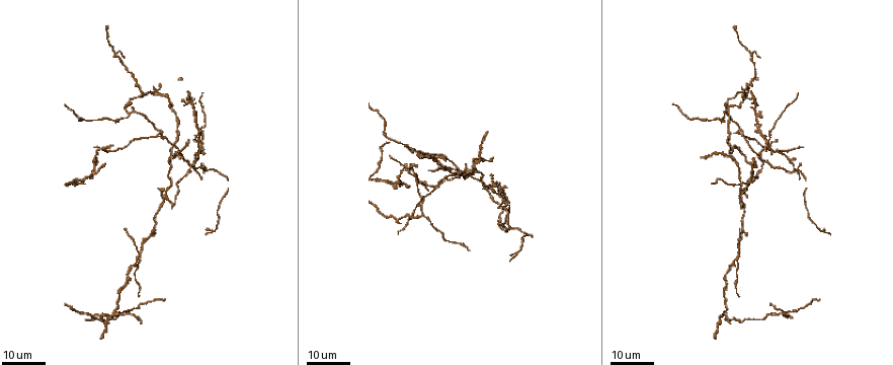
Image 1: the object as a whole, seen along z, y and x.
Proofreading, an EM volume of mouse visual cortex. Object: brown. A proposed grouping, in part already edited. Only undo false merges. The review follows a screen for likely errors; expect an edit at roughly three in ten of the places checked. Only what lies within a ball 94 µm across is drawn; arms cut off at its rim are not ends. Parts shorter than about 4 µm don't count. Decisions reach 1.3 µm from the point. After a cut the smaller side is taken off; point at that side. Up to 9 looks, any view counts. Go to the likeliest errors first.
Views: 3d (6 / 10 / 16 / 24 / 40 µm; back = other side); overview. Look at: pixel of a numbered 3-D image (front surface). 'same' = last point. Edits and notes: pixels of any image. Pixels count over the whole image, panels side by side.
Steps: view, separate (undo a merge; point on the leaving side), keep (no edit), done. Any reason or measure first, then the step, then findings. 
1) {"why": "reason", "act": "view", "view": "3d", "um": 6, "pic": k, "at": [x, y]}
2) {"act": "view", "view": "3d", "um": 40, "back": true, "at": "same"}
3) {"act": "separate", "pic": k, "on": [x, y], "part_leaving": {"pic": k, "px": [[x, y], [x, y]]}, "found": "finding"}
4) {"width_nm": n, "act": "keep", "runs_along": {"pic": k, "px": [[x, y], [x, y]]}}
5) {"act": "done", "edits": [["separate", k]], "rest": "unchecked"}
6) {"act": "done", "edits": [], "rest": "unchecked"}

{"act": "view", "view": "3d", "um": 16, "pic": 1, "at": [736, 251]}

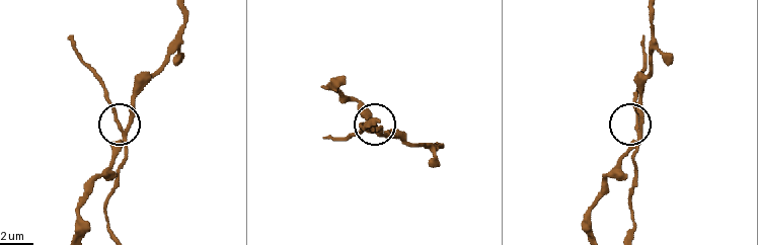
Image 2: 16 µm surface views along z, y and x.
{"act": "view", "view": "3d", "um": 6, "pic": 2, "at": [119, 127]}

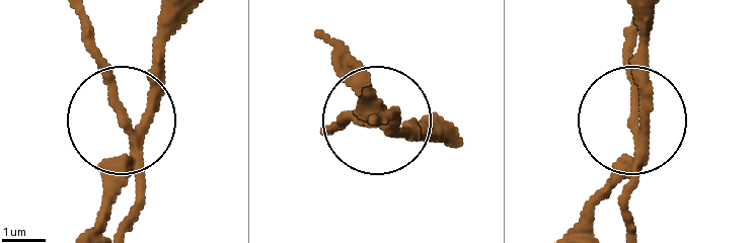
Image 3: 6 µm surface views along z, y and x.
{"side_arm_um": 7, "act": "separate", "pic": 3, "on": [108, 93], "part_leaving": {"pic": 3, "px": [[134, 154], [130, 227]]}, "found": "two neurons meet here"}

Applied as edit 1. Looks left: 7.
{"act": "view", "view": "overview"}

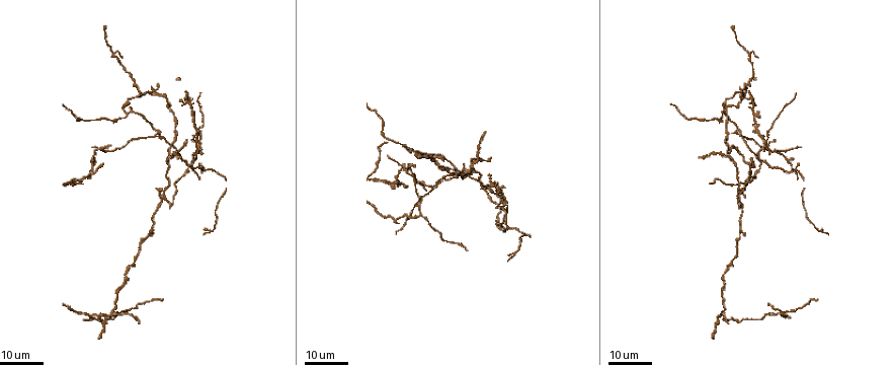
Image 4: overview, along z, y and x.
{"why": "looks like a crossing", "act": "view", "view": "3d", "um": 24, "pic": 4, "at": [170, 159]}

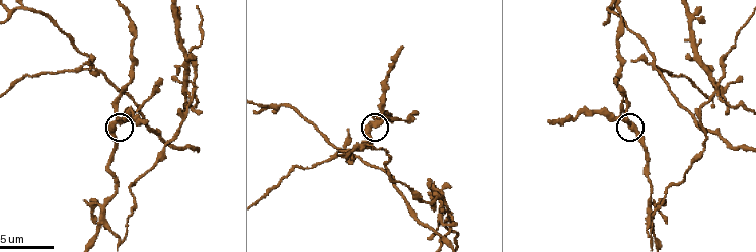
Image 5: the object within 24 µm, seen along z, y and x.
{"why": "zoom in", "act": "view", "view": "3d", "um": 10, "pic": 5, "at": [372, 127]}

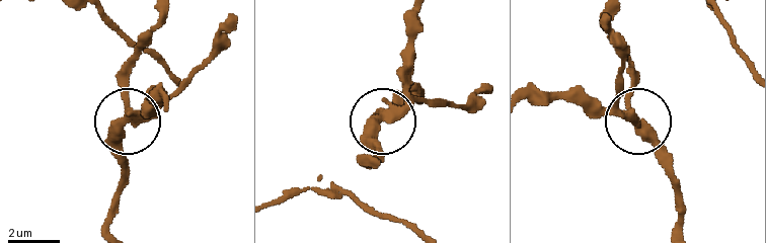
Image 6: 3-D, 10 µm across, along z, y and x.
{"width_nm": 360, "act": "keep", "runs_along": {"pic": 6, "px": [[615, 14], [636, 120], [571, 103]]}, "found": "all the same neuron"}

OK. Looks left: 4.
{"why": "branch point", "act": "view", "view": "3d", "um": 16, "pic": 4, "at": [420, 213]}

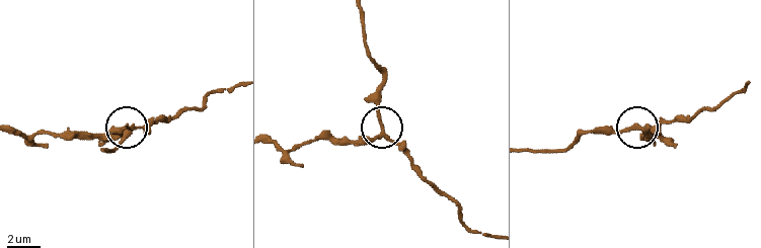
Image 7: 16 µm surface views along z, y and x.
{"why": "zoom in", "act": "view", "view": "3d", "um": 6, "pic": 7, "at": [378, 136]}

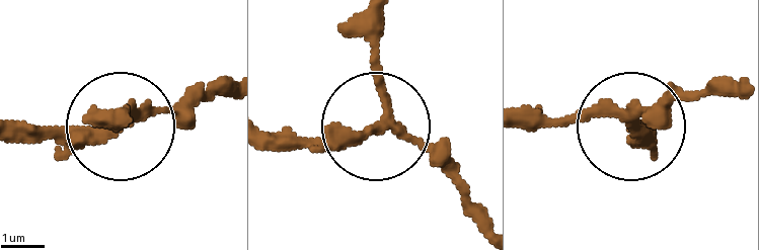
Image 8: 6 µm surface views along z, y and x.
{"width_nm": 240, "act": "separate", "pic": 8, "on": [192, 99], "part_leaving": {"pic": 8, "px": [[390, 127], [379, 21]]}, "found": "two neurons meet here"}

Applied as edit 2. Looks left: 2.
{"why": "two arms in line, one across", "act": "view", "view": "3d", "um": 16, "pic": 4, "at": [397, 183]}

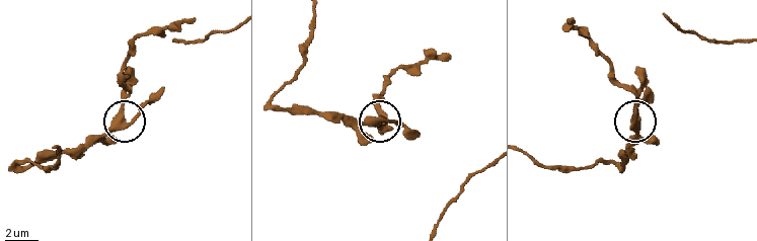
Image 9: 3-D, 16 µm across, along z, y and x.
{"act": "view", "view": "3d", "um": 10, "pic": 9, "at": [119, 114]}

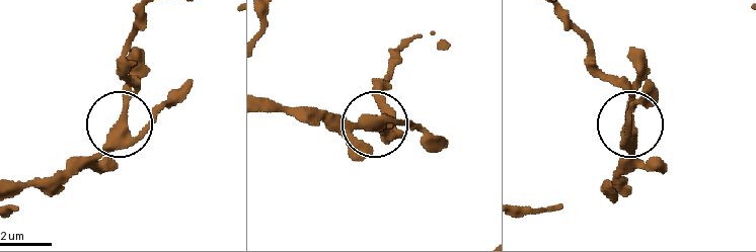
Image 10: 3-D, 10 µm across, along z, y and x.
{"width_nm": 310, "act": "keep", "found": "one neuron here"}

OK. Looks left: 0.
{"act": "done", "edits": [["separate", 3], ["separate", 8]], "rest": "unchecked"}

